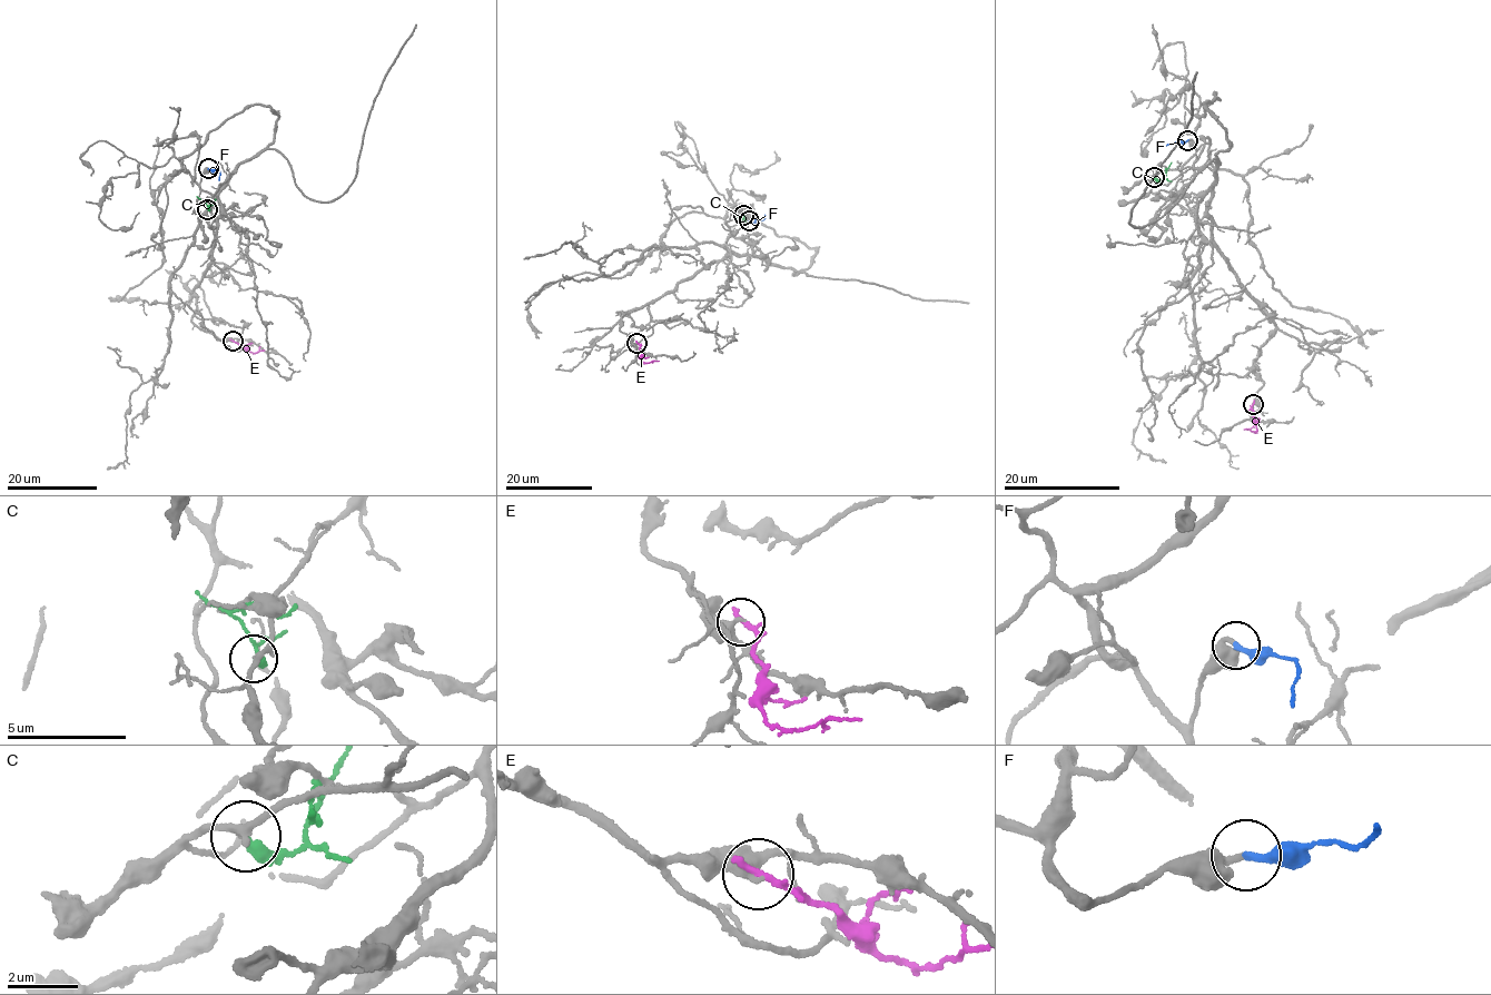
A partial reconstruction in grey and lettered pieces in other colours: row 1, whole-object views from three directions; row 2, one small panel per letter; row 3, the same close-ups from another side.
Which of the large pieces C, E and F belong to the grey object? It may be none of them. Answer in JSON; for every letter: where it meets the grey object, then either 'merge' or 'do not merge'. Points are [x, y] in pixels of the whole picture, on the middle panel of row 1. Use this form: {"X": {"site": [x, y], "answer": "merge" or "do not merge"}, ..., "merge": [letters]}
{"C": {"site": [743, 215], "answer": "do not merge"}, "E": {"site": [637, 343], "answer": "do not merge"}, "F": {"site": [749, 220], "answer": "merge"}, "merge": ["F"]}

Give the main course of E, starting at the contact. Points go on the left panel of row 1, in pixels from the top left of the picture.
E: (233, 341), (249, 352), (265, 351)

